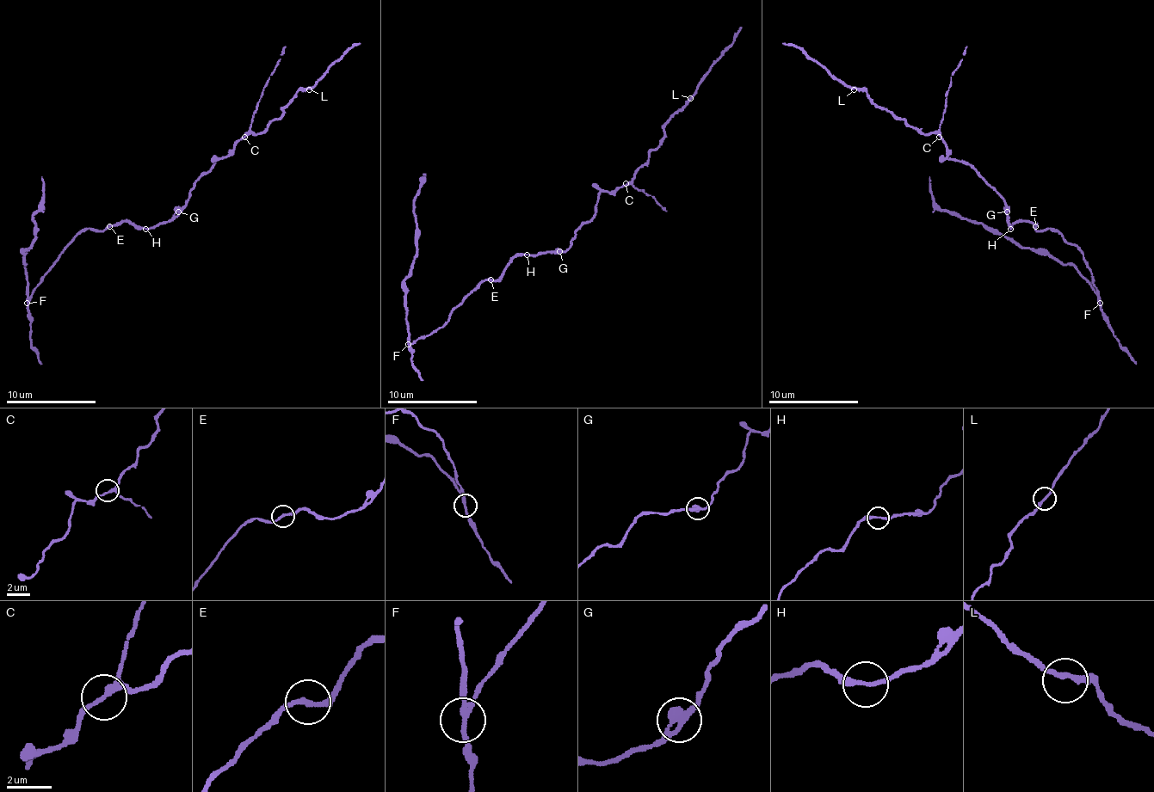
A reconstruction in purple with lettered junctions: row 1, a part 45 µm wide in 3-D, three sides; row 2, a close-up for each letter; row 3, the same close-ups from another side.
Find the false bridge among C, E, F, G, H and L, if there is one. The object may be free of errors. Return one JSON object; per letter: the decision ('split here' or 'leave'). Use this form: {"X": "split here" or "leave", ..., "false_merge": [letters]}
{"C": "leave", "E": "leave", "F": "split here", "G": "leave", "H": "leave", "L": "leave", "false_merge": ["F"]}

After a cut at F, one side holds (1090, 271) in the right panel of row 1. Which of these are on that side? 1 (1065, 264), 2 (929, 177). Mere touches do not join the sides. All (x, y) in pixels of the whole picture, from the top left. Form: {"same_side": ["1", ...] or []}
{"same_side": []}

